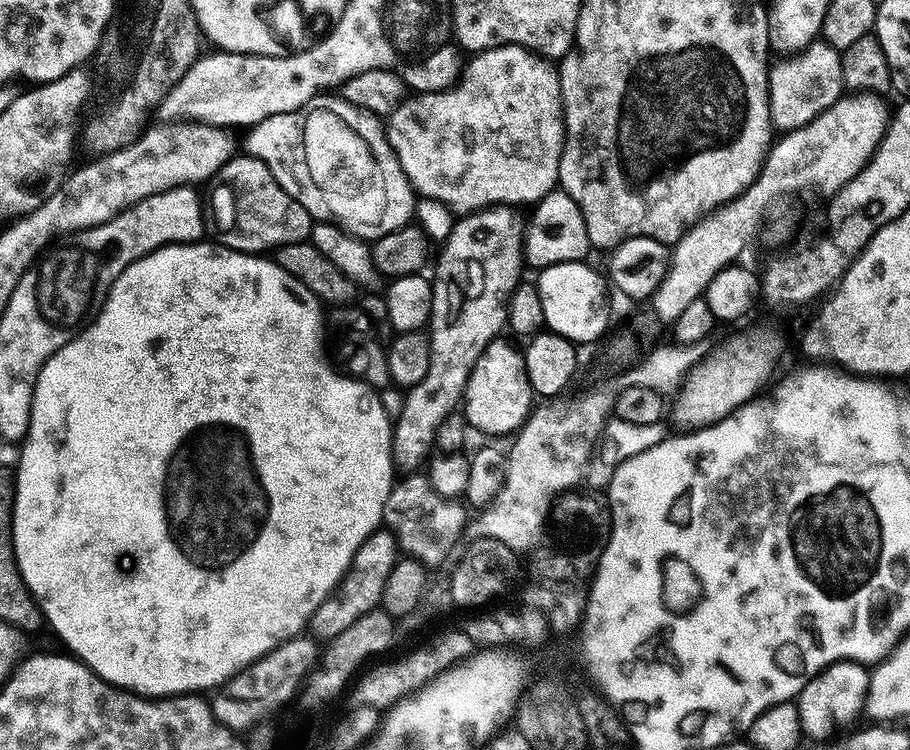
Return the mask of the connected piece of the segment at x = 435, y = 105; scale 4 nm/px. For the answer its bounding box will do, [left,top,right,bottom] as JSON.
[386,44,564,214]

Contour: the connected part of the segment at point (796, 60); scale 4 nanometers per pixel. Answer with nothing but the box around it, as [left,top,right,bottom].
[768,42,844,129]

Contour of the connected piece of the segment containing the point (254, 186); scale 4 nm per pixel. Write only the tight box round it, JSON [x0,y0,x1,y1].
[216,155,314,253]

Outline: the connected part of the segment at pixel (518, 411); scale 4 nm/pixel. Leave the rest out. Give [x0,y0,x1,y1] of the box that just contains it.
[462,338,534,436]

